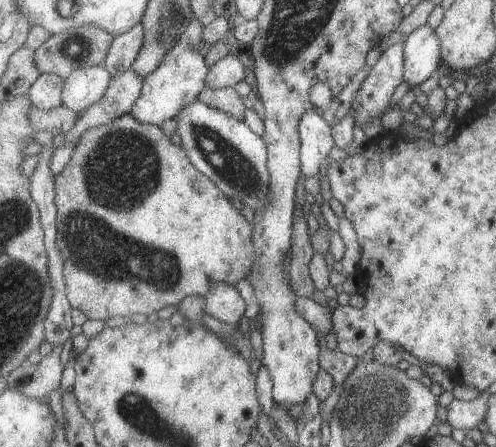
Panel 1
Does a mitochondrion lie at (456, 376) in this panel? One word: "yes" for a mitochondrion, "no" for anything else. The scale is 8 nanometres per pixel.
no

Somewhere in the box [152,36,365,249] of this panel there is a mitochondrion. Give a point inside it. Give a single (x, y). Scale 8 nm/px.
(237, 173)

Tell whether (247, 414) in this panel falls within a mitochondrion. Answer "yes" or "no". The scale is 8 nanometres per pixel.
no

